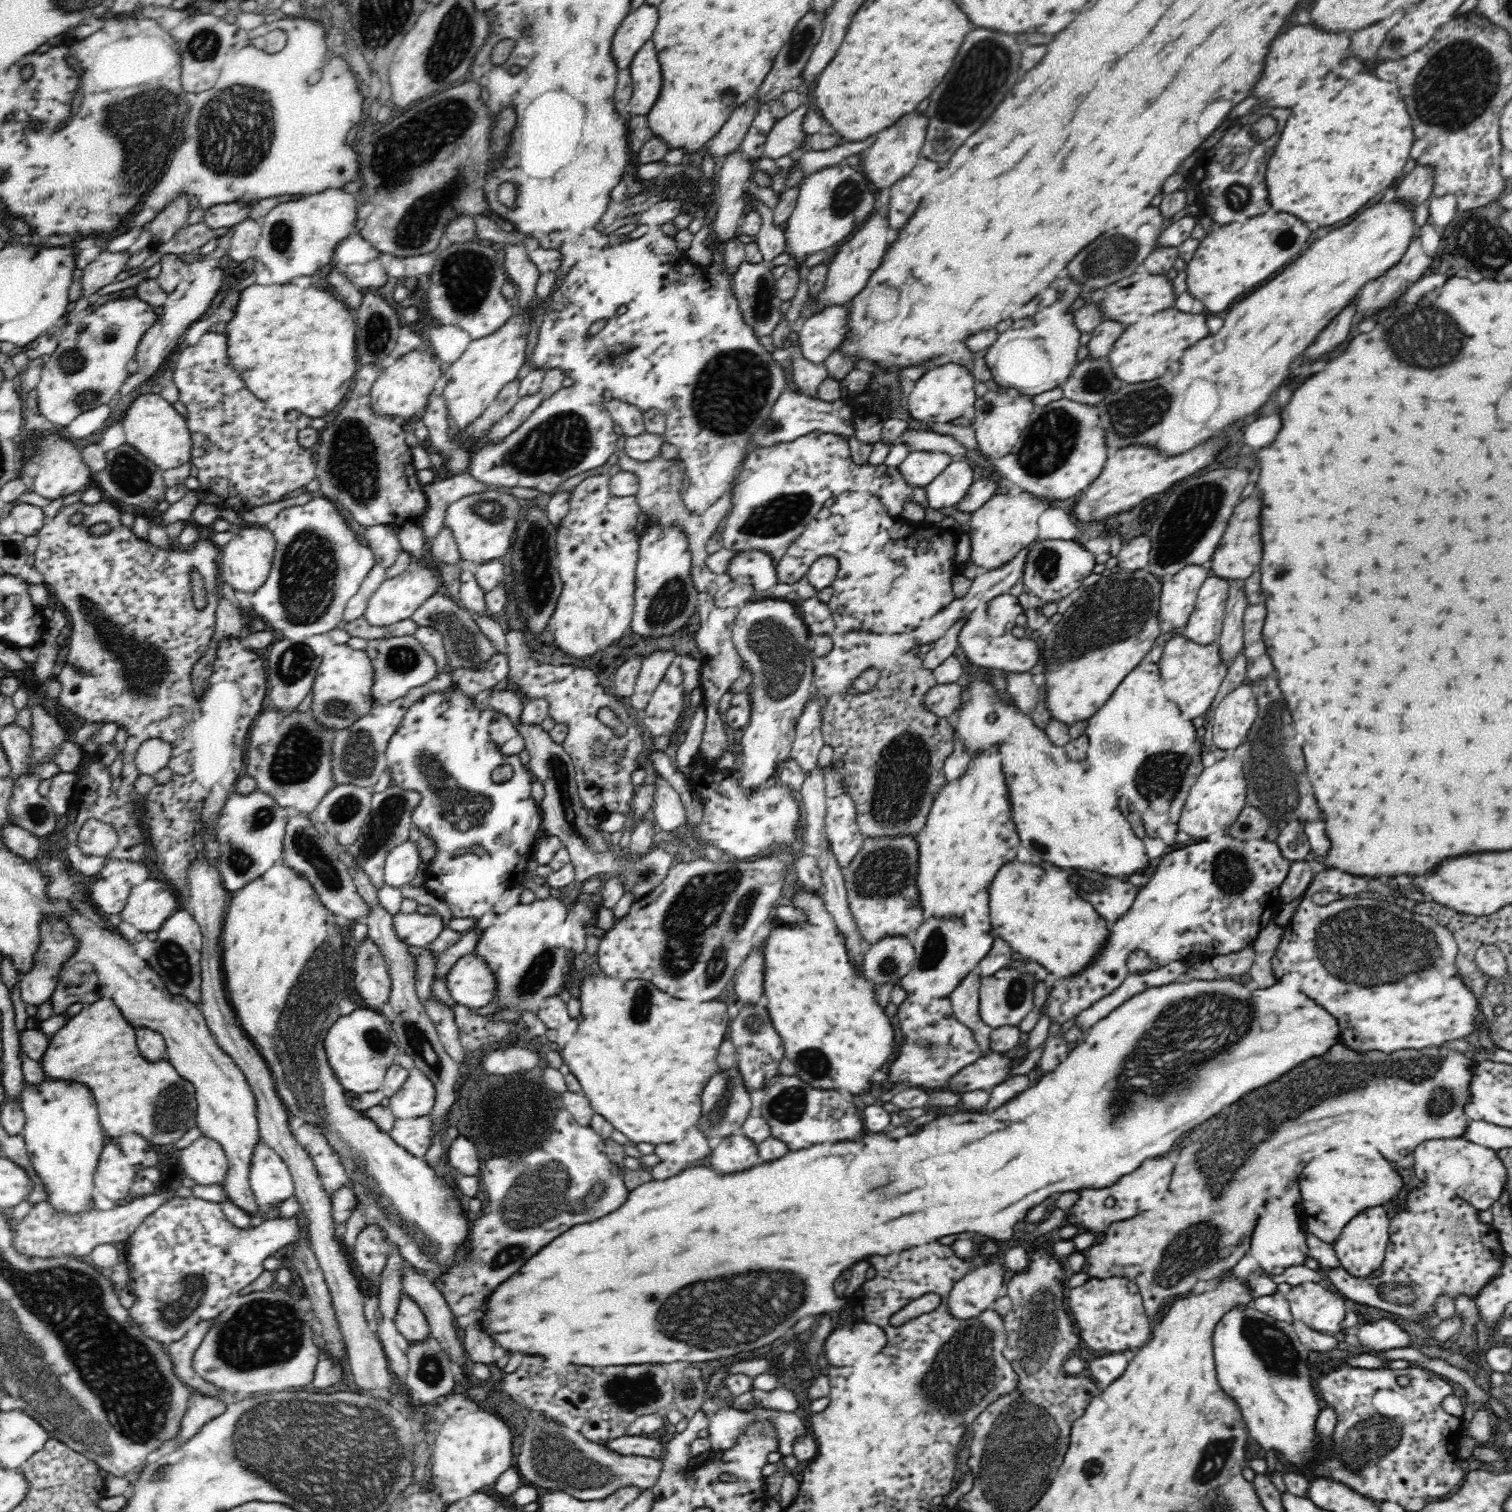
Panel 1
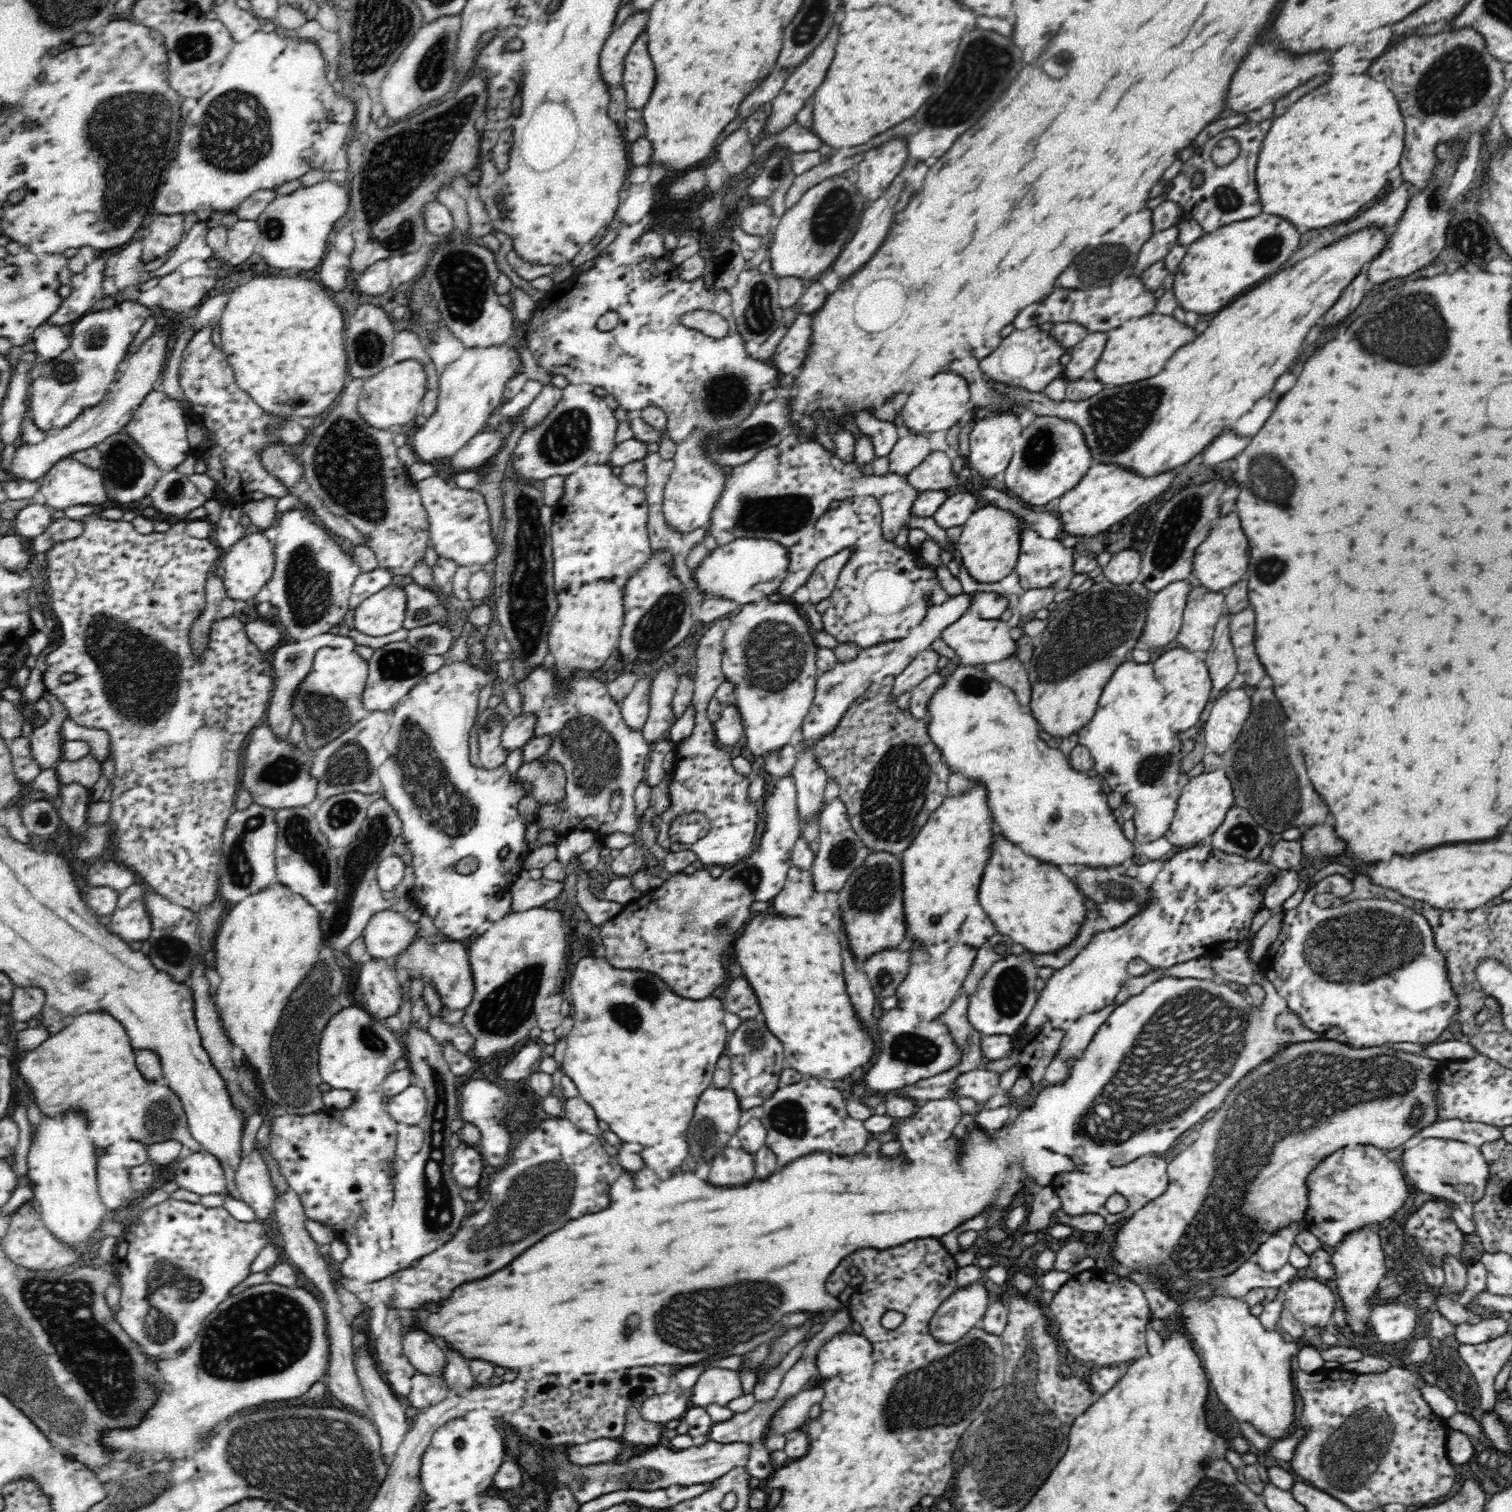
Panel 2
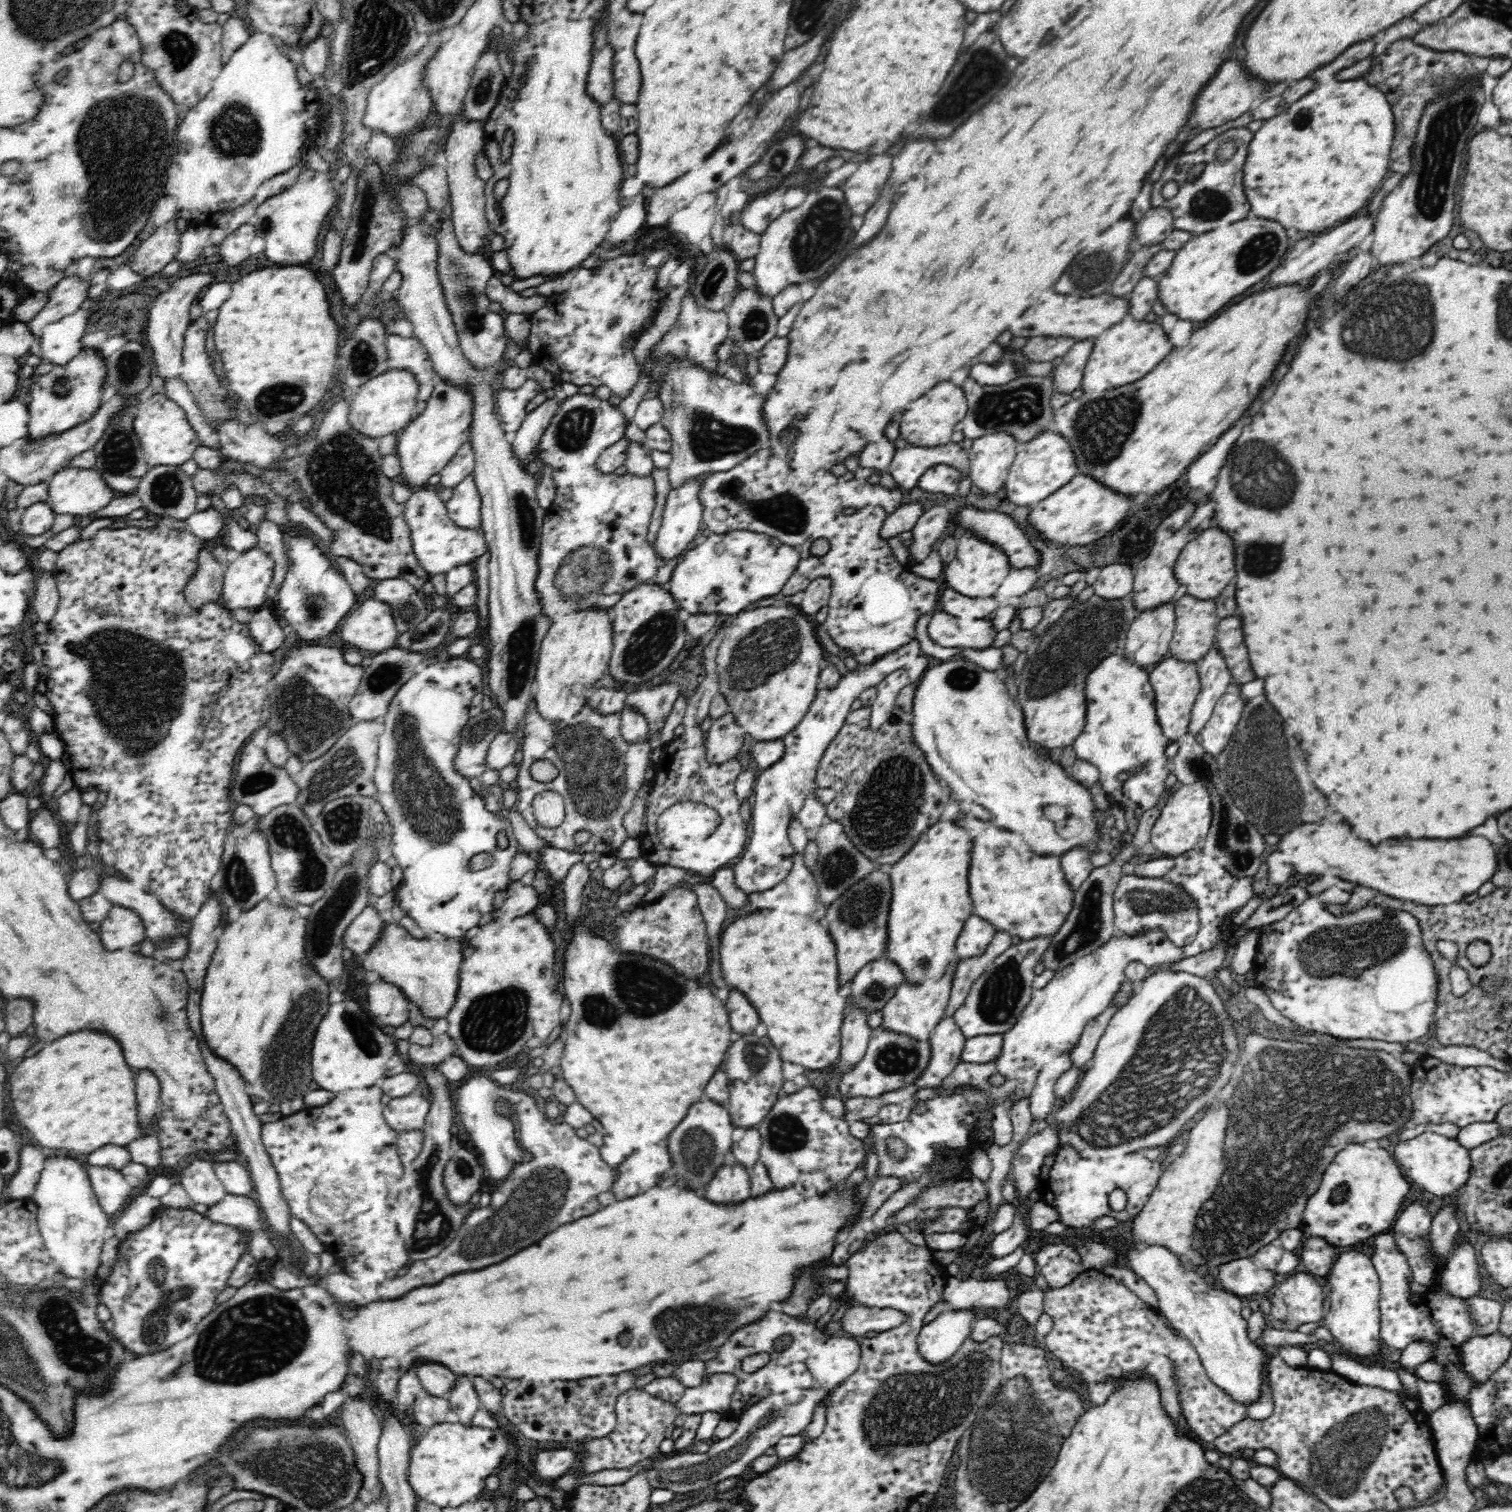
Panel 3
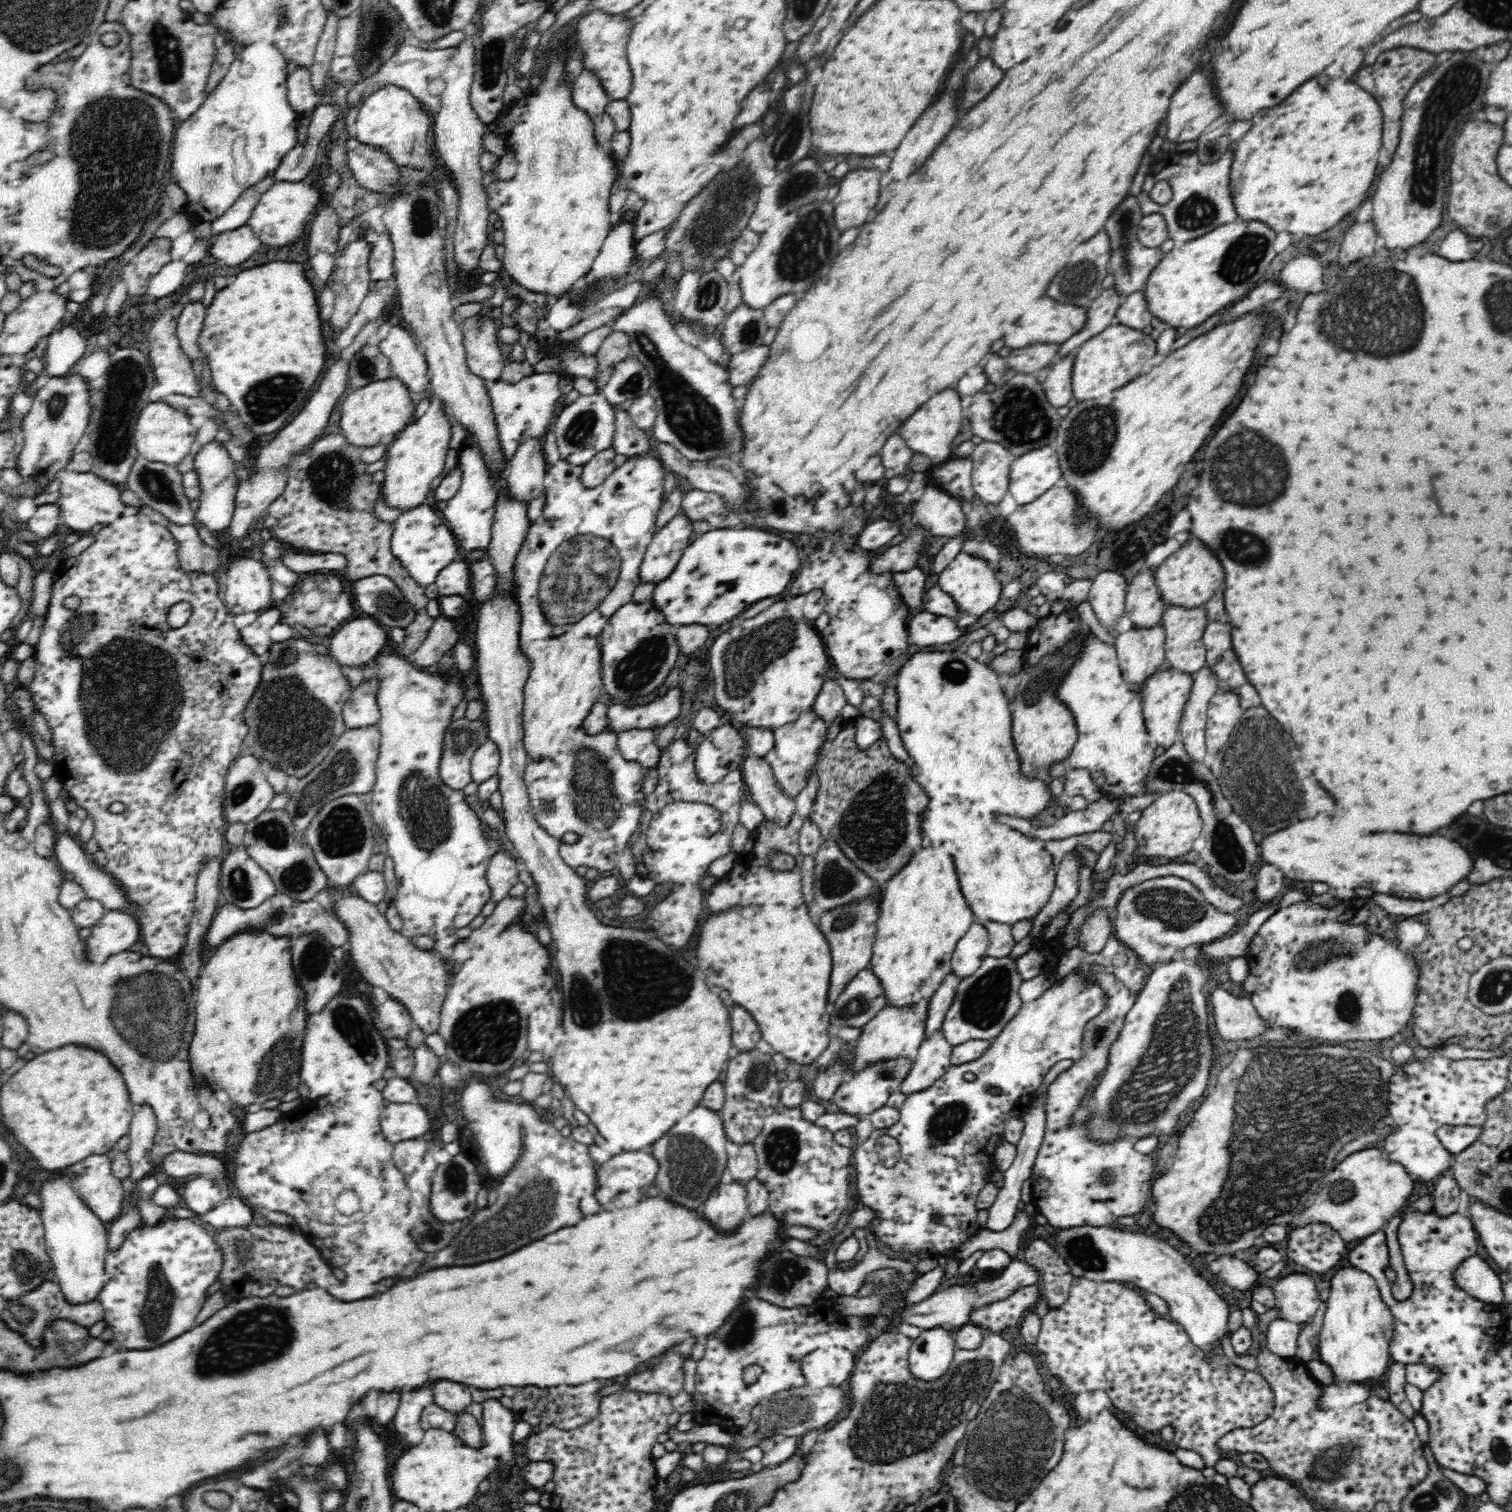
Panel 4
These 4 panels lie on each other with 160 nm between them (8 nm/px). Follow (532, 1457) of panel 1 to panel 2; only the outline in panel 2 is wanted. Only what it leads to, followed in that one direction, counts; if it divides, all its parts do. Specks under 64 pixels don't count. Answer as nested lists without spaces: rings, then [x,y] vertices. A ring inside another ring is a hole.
[[[706,1441],[701,1447],[692,1445],[684,1450],[673,1451],[665,1444],[658,1444],[648,1448],[636,1457],[631,1457],[622,1463],[600,1463],[595,1465],[572,1465],[566,1461],[564,1455],[567,1446],[552,1446],[546,1448],[544,1460],[554,1471],[558,1482],[568,1485],[572,1495],[579,1505],[602,1494],[614,1492],[614,1490],[645,1490],[656,1491],[668,1488],[672,1484],[680,1486],[692,1486],[692,1484],[704,1484],[712,1482],[722,1475],[728,1474],[734,1467],[744,1467],[748,1462],[751,1444],[747,1442],[714,1442]]]

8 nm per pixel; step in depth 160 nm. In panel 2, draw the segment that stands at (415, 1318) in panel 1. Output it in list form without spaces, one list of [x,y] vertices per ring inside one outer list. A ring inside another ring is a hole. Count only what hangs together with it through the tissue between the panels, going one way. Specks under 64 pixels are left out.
[[[412,1329],[403,1331],[403,1354],[408,1362],[416,1369],[416,1372],[428,1377],[442,1377],[446,1366],[444,1352],[436,1346],[432,1336],[420,1329],[412,1332]]]

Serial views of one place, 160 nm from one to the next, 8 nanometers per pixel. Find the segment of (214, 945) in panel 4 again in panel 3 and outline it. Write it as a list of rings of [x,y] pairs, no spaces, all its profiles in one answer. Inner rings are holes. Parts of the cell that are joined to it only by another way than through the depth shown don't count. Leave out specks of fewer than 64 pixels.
[[[366,907],[354,920],[346,926],[344,936],[342,936],[342,945],[351,950],[355,956],[370,950],[370,946],[376,942],[380,928],[384,922],[388,921],[387,915],[380,914],[372,907]]]

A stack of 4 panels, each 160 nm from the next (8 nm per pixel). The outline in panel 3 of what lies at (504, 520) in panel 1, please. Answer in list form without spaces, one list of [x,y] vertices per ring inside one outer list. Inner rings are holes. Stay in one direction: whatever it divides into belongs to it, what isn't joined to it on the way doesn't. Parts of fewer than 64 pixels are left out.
[[[427,486],[416,488],[405,502],[404,521],[410,527],[412,551],[419,566],[430,578],[438,574],[446,574],[458,566],[467,565],[486,552],[484,531],[480,529],[464,529],[456,526],[446,510],[445,503],[438,497],[439,493],[427,489]]]

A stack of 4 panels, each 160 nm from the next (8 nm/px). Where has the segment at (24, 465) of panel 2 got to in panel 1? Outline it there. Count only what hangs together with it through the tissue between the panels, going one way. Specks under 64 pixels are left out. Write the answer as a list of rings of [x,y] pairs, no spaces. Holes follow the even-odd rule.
[[[207,259],[196,261],[188,265],[188,279],[184,279],[168,295],[162,306],[162,313],[157,317],[156,322],[144,333],[142,340],[138,343],[134,361],[138,364],[134,374],[141,374],[142,381],[134,388],[138,388],[147,380],[154,378],[156,372],[160,372],[160,366],[170,356],[172,348],[178,344],[182,334],[193,322],[199,320],[200,316],[208,310],[212,298],[216,296],[218,288],[222,286],[224,274],[219,268],[218,260]]]

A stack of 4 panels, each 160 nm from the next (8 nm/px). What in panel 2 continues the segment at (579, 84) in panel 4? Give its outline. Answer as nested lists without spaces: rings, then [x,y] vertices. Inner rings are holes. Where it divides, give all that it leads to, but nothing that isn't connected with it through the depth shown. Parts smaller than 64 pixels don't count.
[[[647,11],[635,12],[620,27],[614,29],[606,39],[601,50],[598,69],[600,69],[602,81],[609,90],[621,85],[626,52],[630,50],[640,30],[646,28],[646,18]]]

